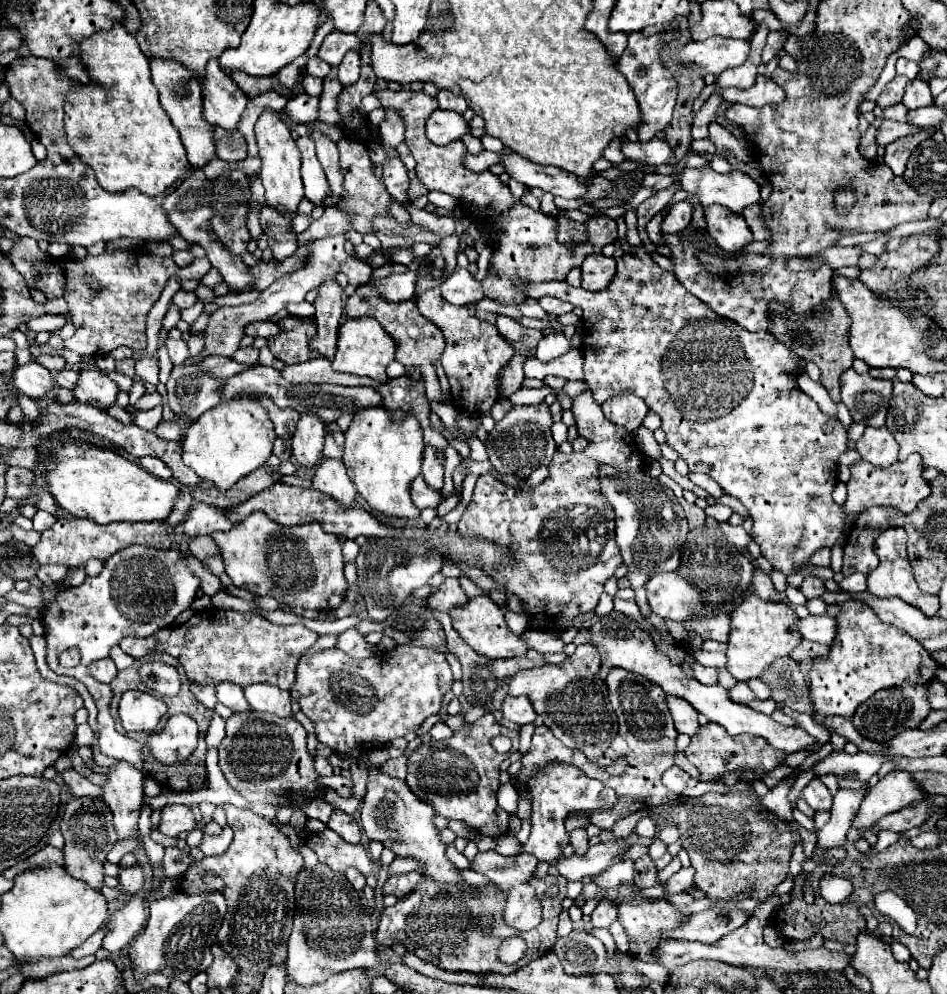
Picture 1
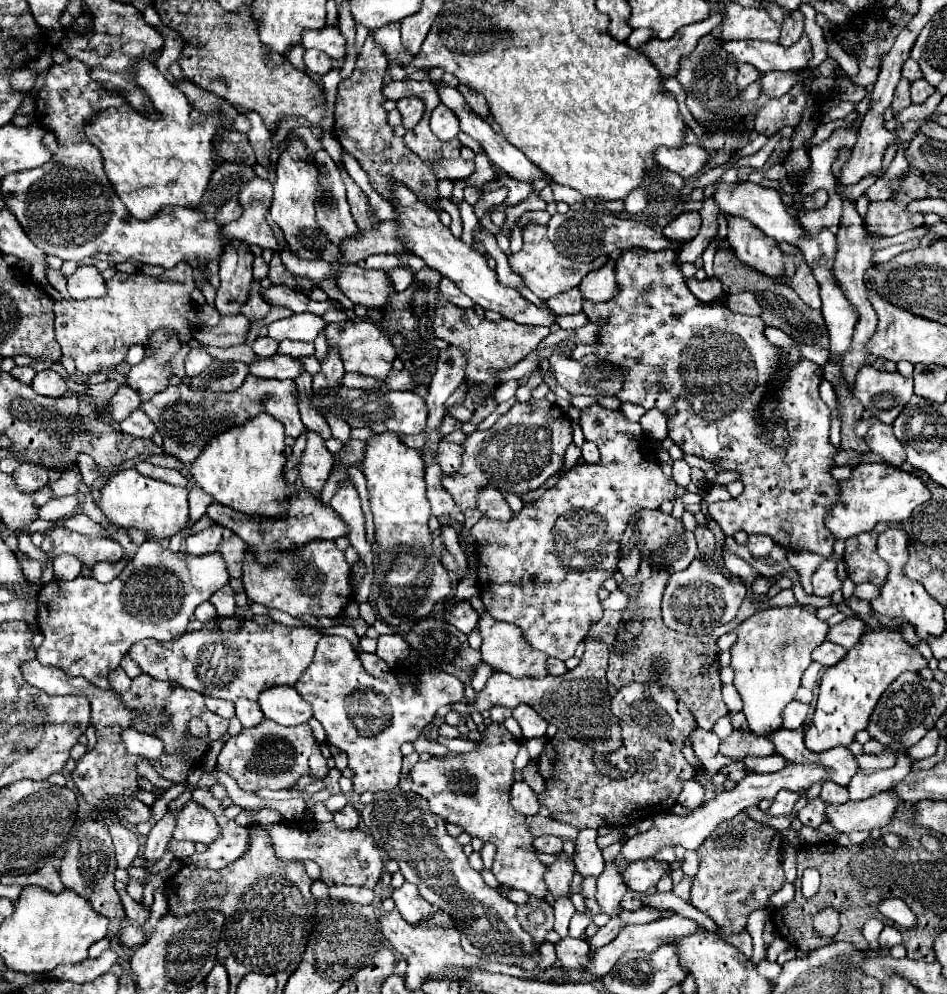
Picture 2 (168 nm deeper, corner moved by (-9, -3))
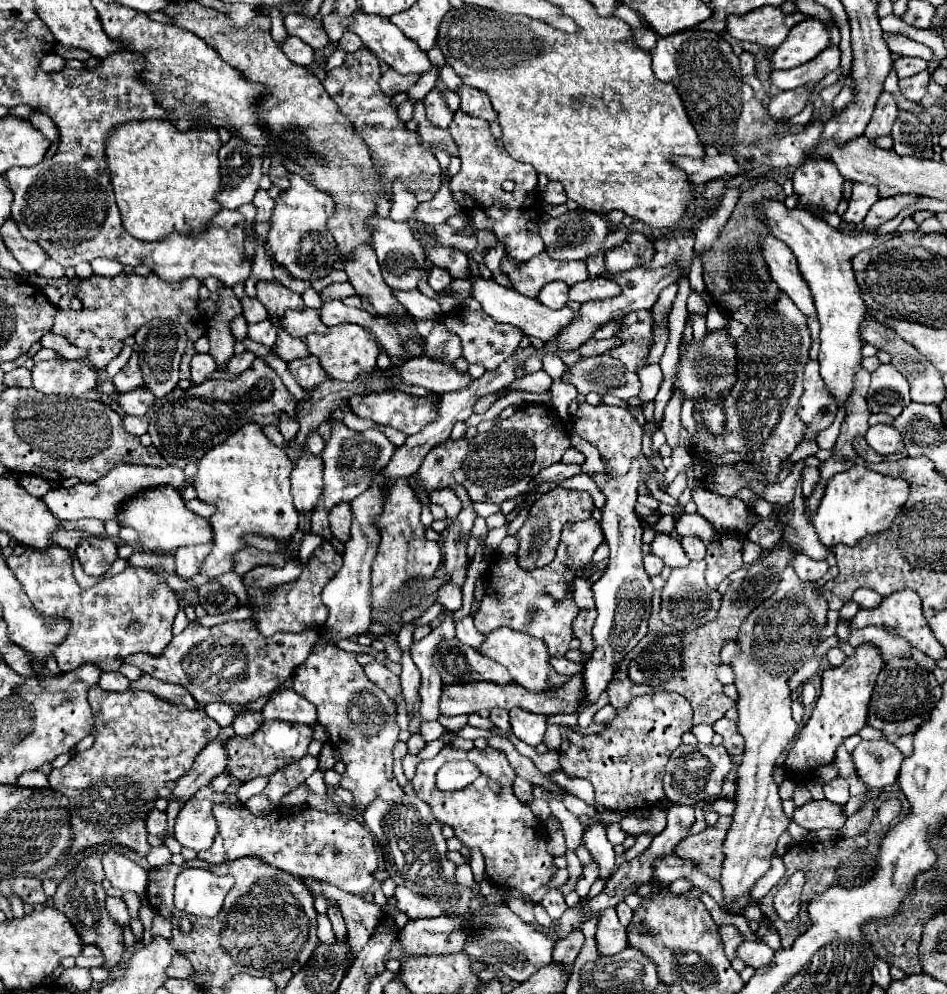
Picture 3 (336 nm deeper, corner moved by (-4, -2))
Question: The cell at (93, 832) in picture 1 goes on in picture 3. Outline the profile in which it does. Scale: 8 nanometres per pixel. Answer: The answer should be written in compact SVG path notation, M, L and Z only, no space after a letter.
M83 857L73 871L67 873L67 877L57 885L57 891L53 895L53 905L57 909L61 909L63 913L67 913L69 921L73 921L73 925L77 925L77 931L81 933L81 939L85 941L85 945L97 945L103 955L105 955L105 967L111 969L121 961L121 955L125 951L123 947L123 929L121 925L117 925L107 907L105 907L105 899L107 893L103 889L103 865L101 865L101 857Z

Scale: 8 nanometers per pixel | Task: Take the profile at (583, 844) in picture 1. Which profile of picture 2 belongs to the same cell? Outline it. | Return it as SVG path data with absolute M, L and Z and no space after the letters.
M582 828L578 838L576 838L576 854L574 854L574 866L576 870L588 878L598 878L604 870L604 858L602 852L596 846L596 836L598 832L592 828Z

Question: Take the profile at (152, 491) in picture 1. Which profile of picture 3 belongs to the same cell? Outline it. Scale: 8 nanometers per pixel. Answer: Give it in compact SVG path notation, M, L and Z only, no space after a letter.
M159 485L149 487L143 493L133 495L131 499L123 501L119 513L117 513L119 525L127 525L137 531L139 541L149 551L175 551L183 545L197 545L211 541L211 525L207 519L197 517L193 511L189 511L183 503L183 497L177 489L171 485Z

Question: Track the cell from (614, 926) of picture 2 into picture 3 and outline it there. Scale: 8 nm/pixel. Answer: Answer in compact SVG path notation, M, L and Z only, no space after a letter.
M581 929L571 931L565 939L559 939L559 941L555 943L553 961L555 961L555 963L563 963L563 965L567 965L567 967L571 969L575 957L577 957L579 951L581 951L581 945L583 945L583 943L585 943L583 931L581 931Z

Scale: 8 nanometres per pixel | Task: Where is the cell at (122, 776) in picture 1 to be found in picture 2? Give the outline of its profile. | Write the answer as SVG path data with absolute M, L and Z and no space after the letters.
M110 824L110 834L114 842L114 858L118 868L128 870L132 862L140 856L140 842L134 830L128 830L122 824Z

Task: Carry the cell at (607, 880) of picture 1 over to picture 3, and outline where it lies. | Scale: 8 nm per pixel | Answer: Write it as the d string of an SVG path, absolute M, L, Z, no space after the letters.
M663 855L663 857L657 857L653 861L653 873L655 873L655 881L659 883L671 883L679 877L687 877L691 875L695 869L695 865L691 865L691 861L685 861L685 859L679 859L675 855Z

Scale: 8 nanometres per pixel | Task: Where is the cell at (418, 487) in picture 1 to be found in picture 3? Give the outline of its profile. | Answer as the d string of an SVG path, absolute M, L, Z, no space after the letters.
M433 489L429 493L429 499L431 499L431 503L441 505L447 511L449 519L455 519L459 515L459 511L461 511L461 501L451 489Z

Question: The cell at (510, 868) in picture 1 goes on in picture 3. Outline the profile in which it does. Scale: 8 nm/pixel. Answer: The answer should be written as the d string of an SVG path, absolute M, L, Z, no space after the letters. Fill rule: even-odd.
M447 745L431 761L423 761L417 765L417 773L411 779L411 787L415 795L431 807L433 817L437 821L455 829L455 837L459 837L463 845L481 849L485 857L485 873L495 885L517 887L525 895L533 895L543 885L549 885L557 867L553 865L553 857L547 853L547 829L541 827L541 821L531 813L529 805L521 803L513 795L513 779L515 771L511 769L503 751L491 747L485 747L481 751L465 751ZM457 750L463 752L459 754ZM465 759L475 763L481 775L471 785L457 791L437 789L435 775L441 765L447 761Z

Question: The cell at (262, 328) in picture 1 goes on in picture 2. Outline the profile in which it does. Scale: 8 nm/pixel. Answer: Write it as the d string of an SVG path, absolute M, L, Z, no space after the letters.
M308 312L306 314L292 314L290 318L282 318L278 322L272 322L268 336L272 336L278 342L282 342L284 338L288 338L288 340L300 340L300 342L314 342L314 338L318 336L318 332L324 326L326 326L326 322L320 316L316 316L316 314L308 314Z

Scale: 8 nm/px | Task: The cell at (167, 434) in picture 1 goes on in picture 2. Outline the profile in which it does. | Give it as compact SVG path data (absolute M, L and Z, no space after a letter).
M250 374L246 382L230 394L218 394L212 390L190 390L186 384L172 384L164 392L156 394L150 402L144 402L142 410L156 424L158 434L162 434L164 452L176 456L182 464L192 464L206 446L206 442L210 442L210 438L234 426L242 426L246 420L254 418L256 412L264 412L278 418L284 424L286 436L298 438L304 430L304 424L300 420L296 398L298 390L294 380L272 378L264 382L264 388L256 388L256 378Z

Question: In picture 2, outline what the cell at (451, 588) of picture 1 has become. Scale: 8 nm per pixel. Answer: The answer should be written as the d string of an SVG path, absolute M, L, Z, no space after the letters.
M458 602L454 608L452 608L452 612L448 614L448 622L450 624L454 624L460 632L464 632L464 634L470 634L474 628L476 628L476 624L478 624L478 614L474 612L474 608L470 606L470 602Z

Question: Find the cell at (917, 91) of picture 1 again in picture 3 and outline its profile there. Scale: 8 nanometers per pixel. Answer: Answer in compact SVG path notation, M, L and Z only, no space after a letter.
M917 73L913 77L907 77L907 79L899 79L899 89L901 93L909 99L909 101L919 101L925 93L927 93L927 83L929 83L929 73Z

